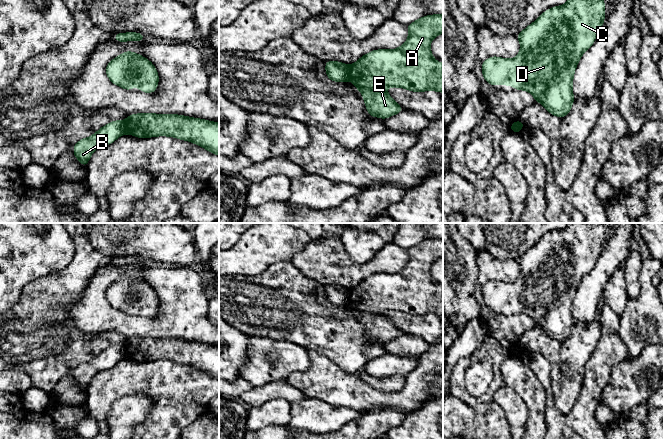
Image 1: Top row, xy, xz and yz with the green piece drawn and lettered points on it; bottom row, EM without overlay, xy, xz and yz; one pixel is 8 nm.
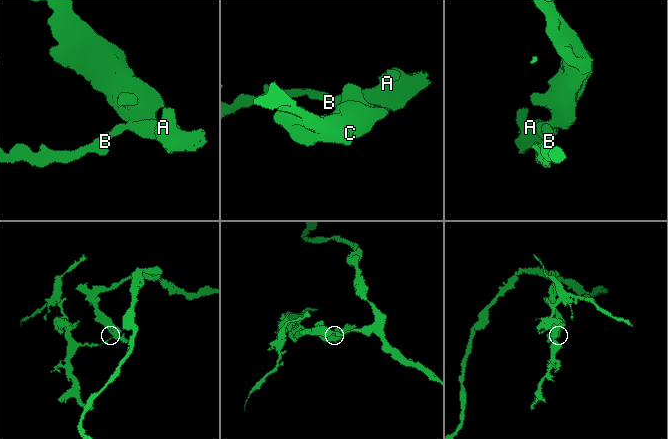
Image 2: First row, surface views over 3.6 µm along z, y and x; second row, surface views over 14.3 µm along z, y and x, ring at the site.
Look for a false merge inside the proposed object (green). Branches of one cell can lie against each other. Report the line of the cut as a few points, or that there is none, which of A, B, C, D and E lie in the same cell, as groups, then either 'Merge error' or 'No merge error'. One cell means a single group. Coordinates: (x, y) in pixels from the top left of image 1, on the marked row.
Split along xz (351, 66), (348, 78). Groups: A C D E / B. Merge error

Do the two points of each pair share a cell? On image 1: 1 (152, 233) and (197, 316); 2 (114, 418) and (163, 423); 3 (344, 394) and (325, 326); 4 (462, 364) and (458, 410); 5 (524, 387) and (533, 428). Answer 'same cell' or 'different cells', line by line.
1: different cells
2: different cells
3: different cells
4: different cells
5: same cell

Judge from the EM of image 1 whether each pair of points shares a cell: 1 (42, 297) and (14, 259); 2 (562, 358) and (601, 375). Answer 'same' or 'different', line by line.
1: different
2: different

